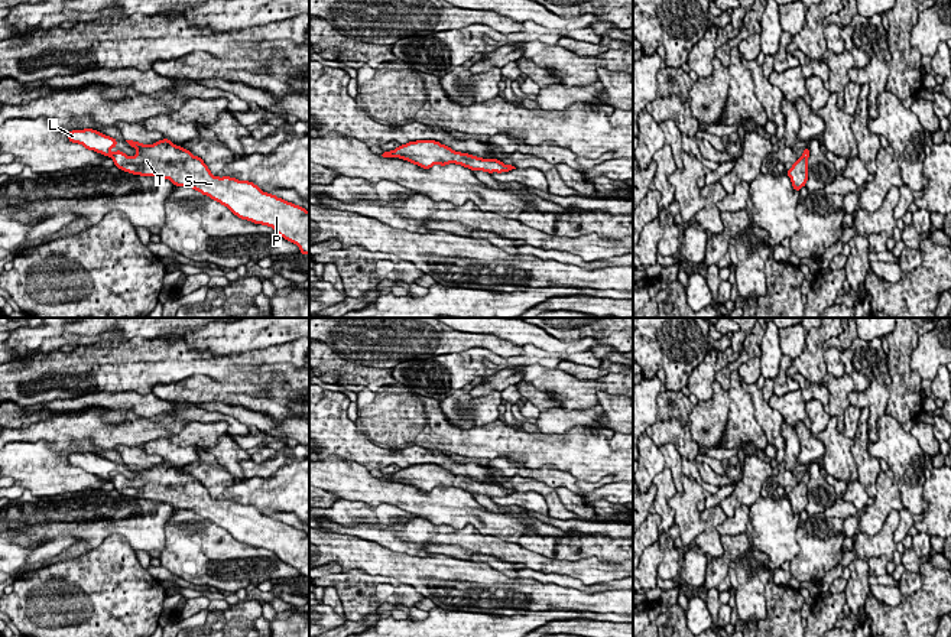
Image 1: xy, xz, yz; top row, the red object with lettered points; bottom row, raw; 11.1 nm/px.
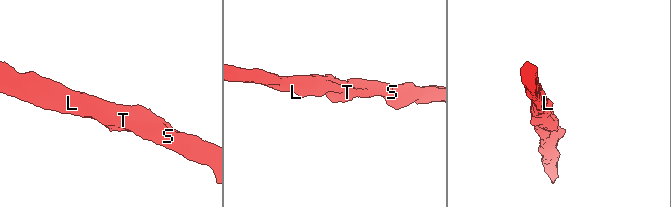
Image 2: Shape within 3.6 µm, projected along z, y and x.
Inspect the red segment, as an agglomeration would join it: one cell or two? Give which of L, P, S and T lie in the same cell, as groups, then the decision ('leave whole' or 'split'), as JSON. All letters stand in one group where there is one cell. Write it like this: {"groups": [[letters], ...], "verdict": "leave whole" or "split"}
{"groups": [["L", "P", "S", "T"]], "verdict": "leave whole"}

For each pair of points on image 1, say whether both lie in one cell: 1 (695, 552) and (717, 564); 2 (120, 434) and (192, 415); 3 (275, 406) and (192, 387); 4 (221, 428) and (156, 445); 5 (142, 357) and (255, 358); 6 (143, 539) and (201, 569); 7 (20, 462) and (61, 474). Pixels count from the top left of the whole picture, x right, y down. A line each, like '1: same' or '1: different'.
1: different
2: same
3: same
4: same
5: same
6: different
7: same

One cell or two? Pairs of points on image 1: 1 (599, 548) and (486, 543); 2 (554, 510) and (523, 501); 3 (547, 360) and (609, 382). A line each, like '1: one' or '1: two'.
1: two
2: two
3: two

